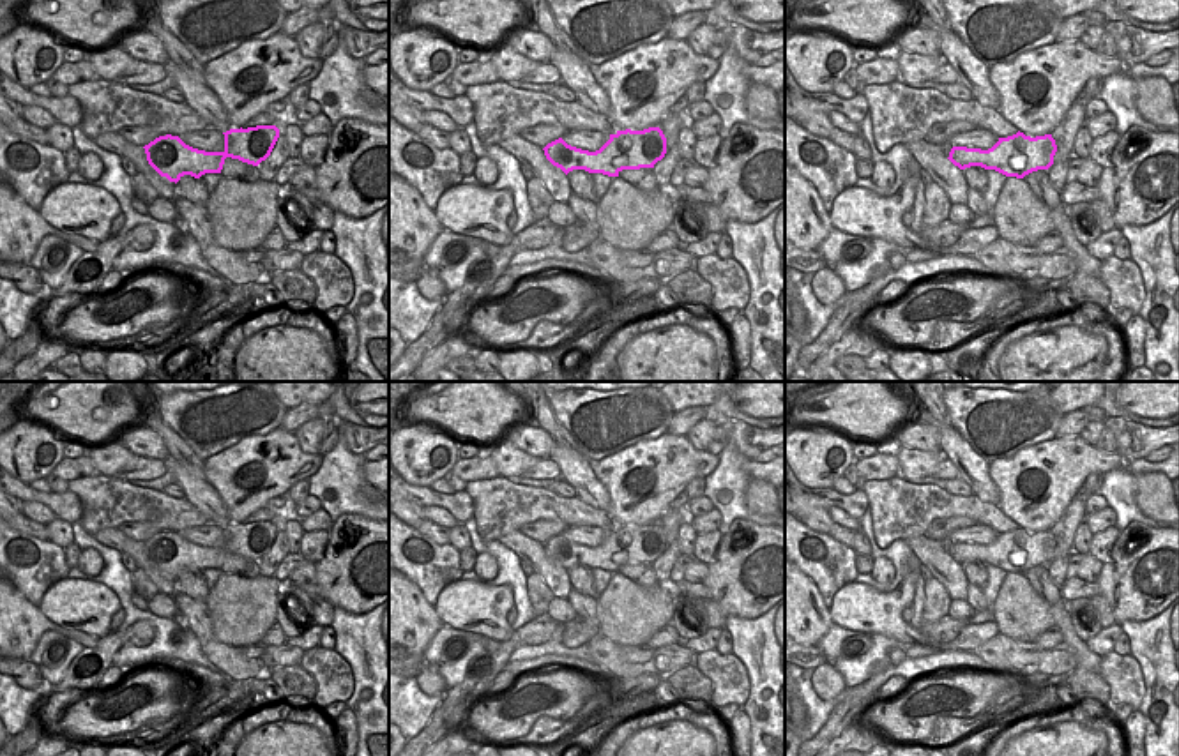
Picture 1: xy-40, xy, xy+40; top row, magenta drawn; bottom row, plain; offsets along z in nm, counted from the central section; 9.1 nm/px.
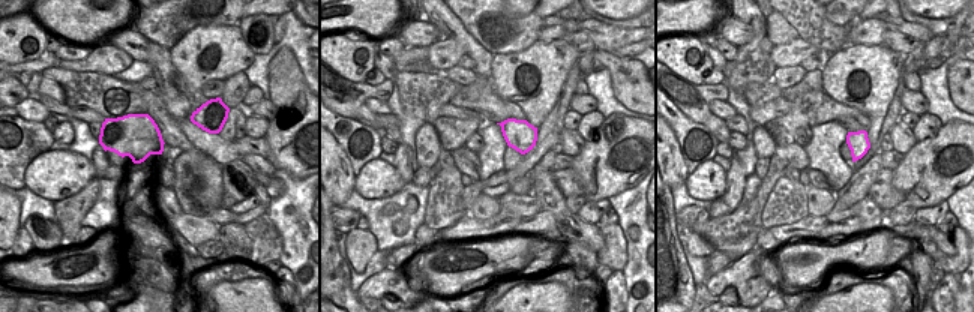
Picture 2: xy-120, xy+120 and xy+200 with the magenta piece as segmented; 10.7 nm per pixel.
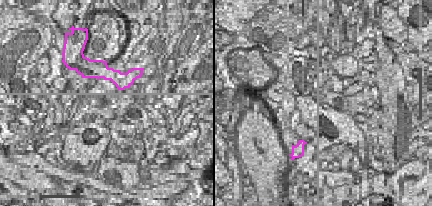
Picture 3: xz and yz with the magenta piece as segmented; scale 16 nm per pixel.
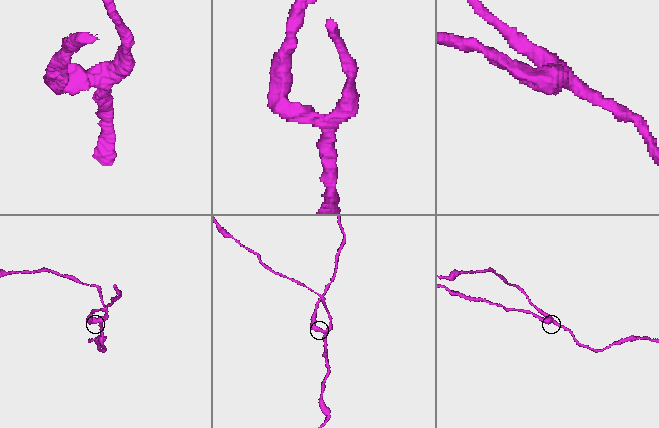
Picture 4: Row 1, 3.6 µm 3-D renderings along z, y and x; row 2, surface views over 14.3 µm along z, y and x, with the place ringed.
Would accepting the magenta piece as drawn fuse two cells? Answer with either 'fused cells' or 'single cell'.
single cell

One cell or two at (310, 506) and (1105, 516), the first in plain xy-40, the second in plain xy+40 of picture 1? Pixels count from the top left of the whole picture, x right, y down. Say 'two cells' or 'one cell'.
two cells

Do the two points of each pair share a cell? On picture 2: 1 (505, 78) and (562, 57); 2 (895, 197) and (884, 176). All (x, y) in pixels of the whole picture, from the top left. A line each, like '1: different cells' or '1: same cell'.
1: same cell
2: same cell

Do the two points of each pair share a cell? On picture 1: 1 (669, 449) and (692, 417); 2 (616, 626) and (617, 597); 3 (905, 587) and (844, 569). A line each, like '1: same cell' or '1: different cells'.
1: different cells
2: same cell
3: different cells

